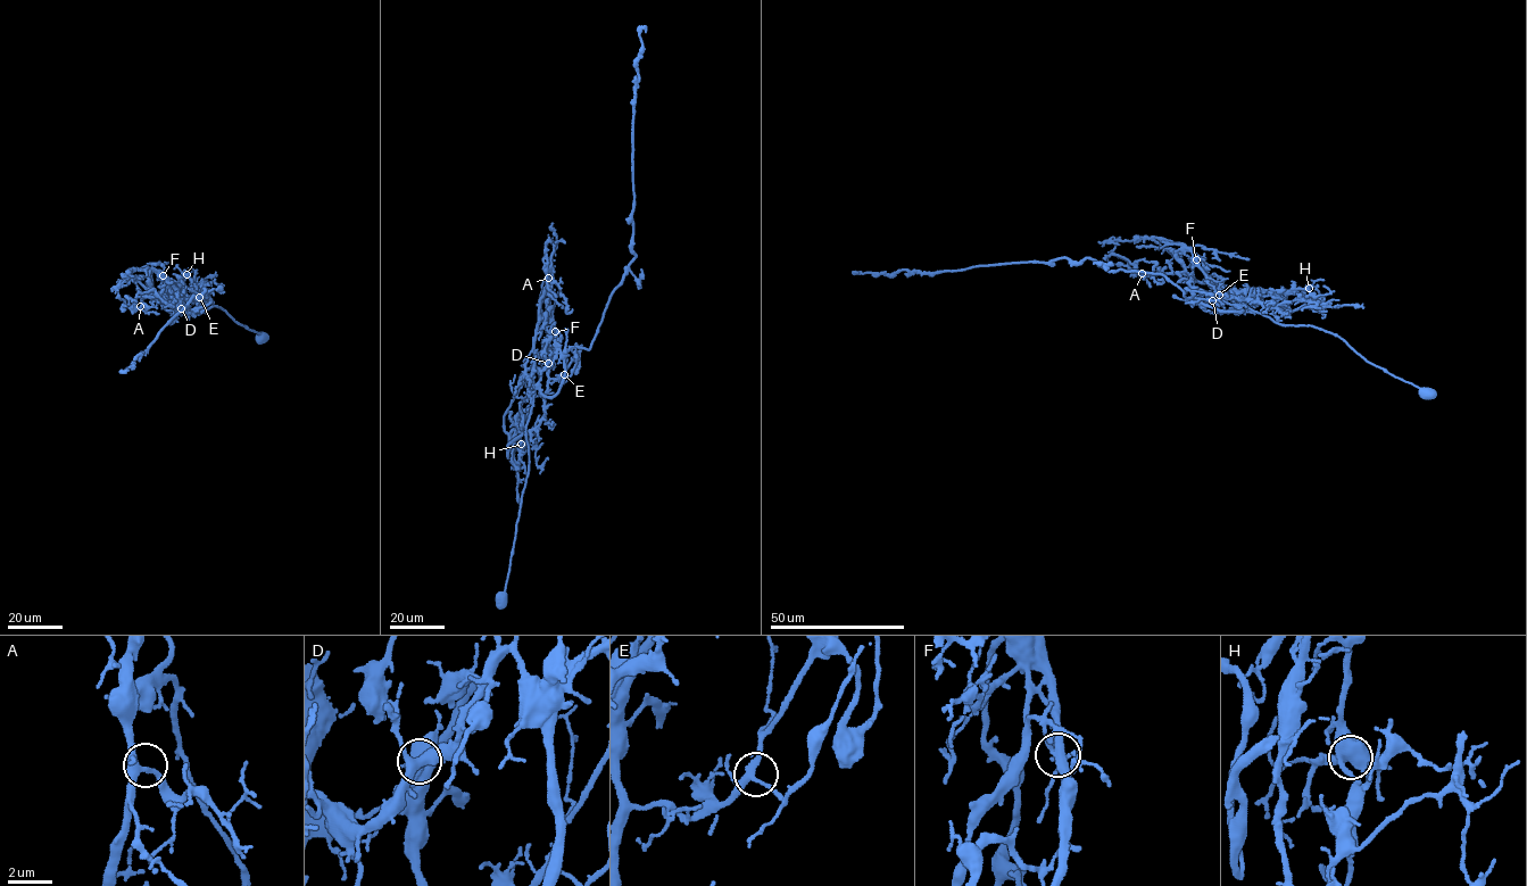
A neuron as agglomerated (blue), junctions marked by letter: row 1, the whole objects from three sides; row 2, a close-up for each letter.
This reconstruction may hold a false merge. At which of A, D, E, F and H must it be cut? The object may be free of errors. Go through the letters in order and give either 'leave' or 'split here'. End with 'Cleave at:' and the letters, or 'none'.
A: leave
D: leave
E: leave
F: split here
H: leave
Cleave at: F

